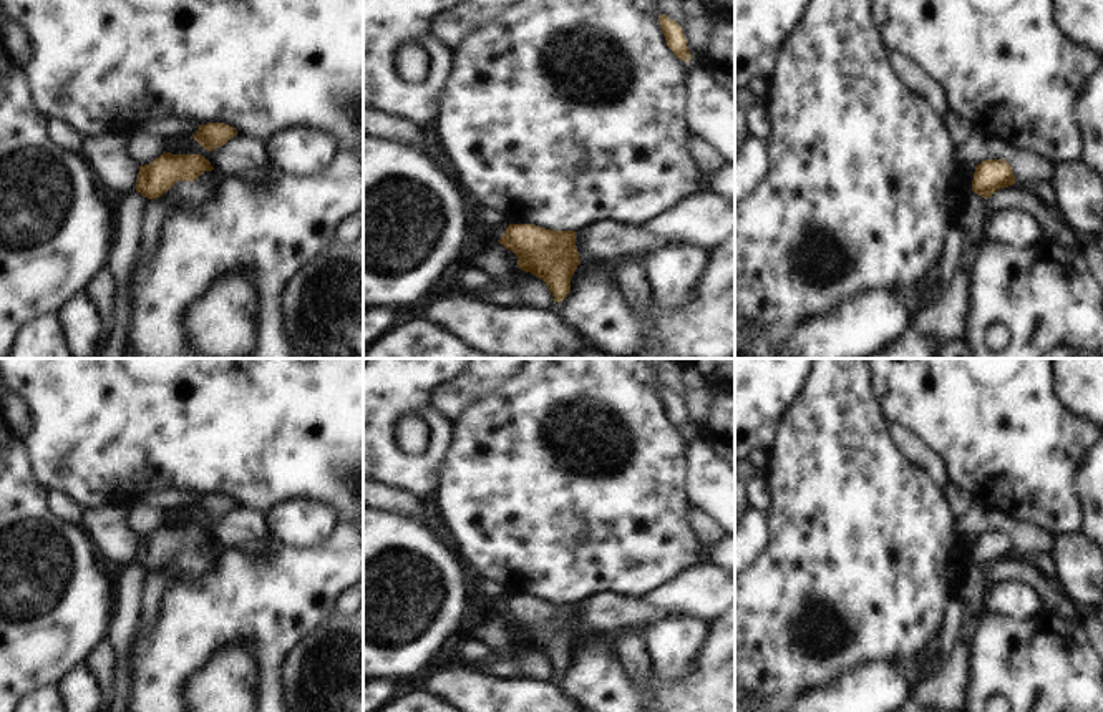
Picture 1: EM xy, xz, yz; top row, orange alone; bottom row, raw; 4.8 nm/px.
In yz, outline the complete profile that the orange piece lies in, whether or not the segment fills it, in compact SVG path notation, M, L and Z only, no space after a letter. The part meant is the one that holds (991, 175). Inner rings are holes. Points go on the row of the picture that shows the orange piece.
M985 159L975 166L972 191L990 198L1000 188L1015 184L1012 166L1003 159Z

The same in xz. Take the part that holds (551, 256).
M509 224L498 242L517 256L521 271L546 282L554 302L562 302L567 297L571 279L581 264L574 231Z

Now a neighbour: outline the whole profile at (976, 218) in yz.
M970 191L965 211L960 219L960 231L965 237L962 246L960 267L970 271L982 242L987 237L987 226L992 219L987 199Z

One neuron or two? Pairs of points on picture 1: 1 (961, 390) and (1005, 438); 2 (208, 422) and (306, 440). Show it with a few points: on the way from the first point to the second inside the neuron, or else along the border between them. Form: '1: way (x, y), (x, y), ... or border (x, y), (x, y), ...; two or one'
1: way (972, 402), (996, 427); one
2: way (233, 422), (281, 422); one

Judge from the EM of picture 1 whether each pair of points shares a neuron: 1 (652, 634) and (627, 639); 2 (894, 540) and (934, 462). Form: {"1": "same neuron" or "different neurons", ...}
{"1": "different neurons", "2": "different neurons"}

